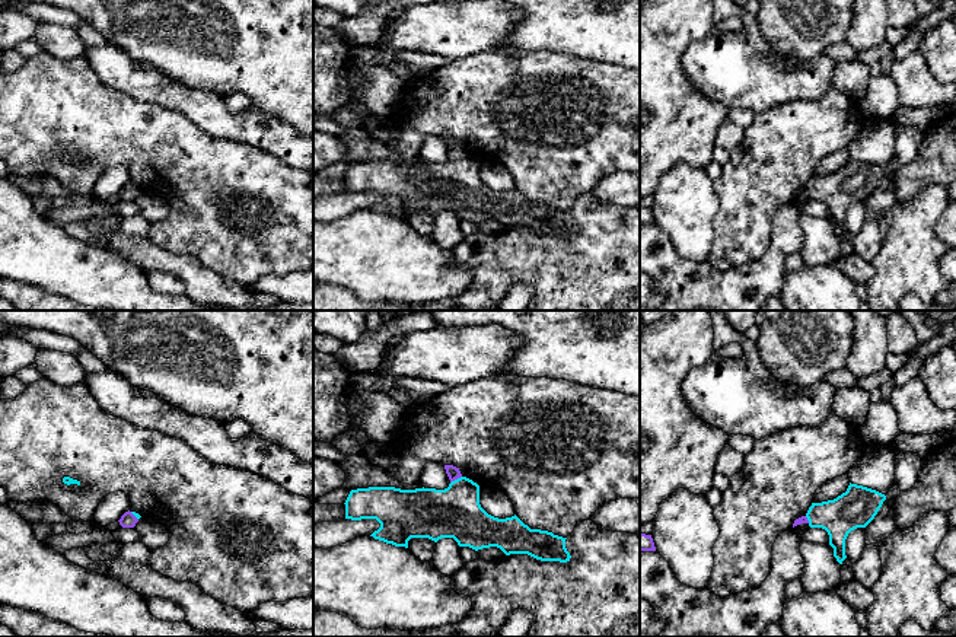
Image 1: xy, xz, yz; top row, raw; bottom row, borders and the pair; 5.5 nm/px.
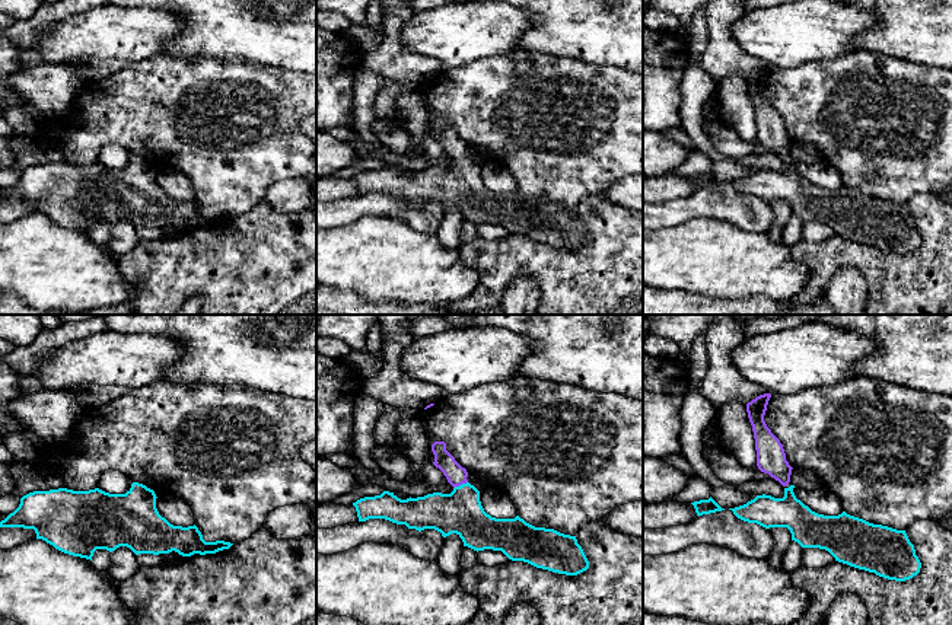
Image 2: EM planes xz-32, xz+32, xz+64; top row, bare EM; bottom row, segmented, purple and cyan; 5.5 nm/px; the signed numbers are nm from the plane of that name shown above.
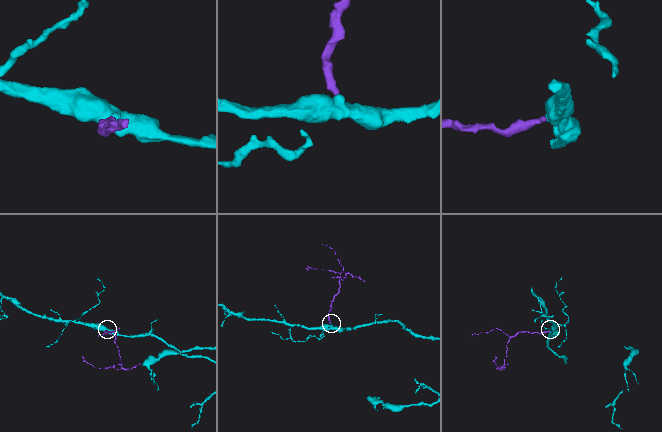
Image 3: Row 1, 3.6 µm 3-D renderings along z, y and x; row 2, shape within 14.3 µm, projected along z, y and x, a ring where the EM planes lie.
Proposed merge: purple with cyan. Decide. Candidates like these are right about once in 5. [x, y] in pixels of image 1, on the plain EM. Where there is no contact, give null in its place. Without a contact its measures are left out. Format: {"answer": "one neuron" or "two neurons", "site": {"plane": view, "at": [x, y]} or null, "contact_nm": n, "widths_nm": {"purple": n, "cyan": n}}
{"answer": "one neuron", "site": {"plane": "xz", "at": [455, 152]}, "contact_nm": 80, "widths_nm": {"purple": 70, "cyan": 280}}

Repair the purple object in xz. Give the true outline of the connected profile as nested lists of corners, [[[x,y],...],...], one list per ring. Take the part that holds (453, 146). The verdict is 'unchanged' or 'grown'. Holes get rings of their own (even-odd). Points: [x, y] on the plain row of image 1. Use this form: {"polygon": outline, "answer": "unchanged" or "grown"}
{"polygon": [[[444,138],[450,157],[444,163],[415,162],[401,163],[395,160],[369,160],[351,163],[345,173],[345,192],[376,192],[380,201],[370,210],[408,222],[411,211],[428,211],[437,216],[442,211],[453,211],[459,220],[475,224],[490,220],[500,222],[506,229],[528,227],[541,235],[570,235],[565,213],[548,204],[530,203],[516,188],[498,192],[488,188],[479,178],[479,159],[463,150],[459,141]]], "answer": "grown"}

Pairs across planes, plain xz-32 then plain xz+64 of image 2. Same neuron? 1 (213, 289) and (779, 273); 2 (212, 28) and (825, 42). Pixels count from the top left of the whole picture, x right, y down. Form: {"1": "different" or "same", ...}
{"1": "different", "2": "different"}

